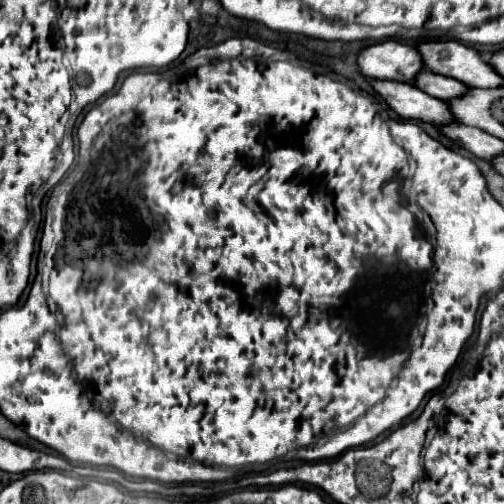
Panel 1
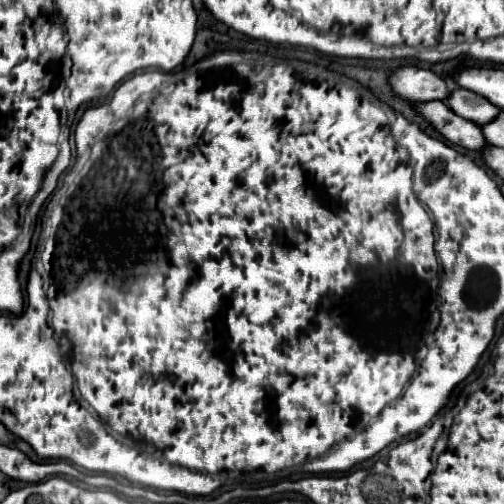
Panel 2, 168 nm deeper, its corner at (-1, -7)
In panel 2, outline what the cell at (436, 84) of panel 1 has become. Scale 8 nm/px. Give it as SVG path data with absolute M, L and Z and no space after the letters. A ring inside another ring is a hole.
M453 89L445 99L445 105L457 111L457 115L461 115L463 119L475 121L477 125L487 123L499 111L499 107L493 107L485 97L467 89Z

